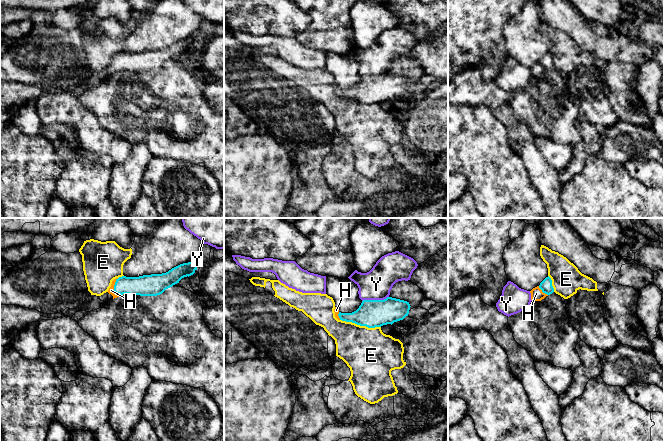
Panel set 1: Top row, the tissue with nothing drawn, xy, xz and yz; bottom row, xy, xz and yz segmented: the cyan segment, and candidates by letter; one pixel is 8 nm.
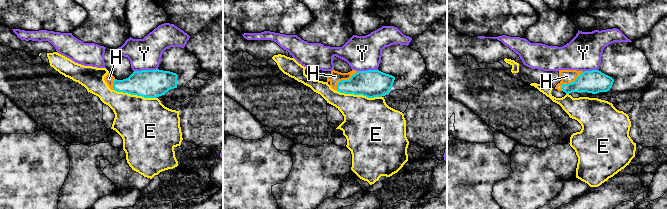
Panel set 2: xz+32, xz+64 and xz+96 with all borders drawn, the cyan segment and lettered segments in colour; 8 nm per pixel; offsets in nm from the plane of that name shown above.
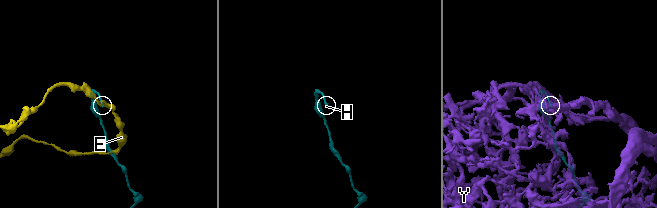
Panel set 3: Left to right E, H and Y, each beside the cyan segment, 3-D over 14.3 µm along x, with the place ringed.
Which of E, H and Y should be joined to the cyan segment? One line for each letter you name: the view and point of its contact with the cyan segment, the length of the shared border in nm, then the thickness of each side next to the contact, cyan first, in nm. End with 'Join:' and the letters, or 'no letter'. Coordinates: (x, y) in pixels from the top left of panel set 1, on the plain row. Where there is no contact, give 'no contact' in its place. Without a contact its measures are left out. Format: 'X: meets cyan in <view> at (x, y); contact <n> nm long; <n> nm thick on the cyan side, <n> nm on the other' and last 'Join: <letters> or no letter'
H: meets cyan in xy at (114, 64); contact 150 nm long; 170 nm thick on the cyan side, 50 nm on the other
Join: H

